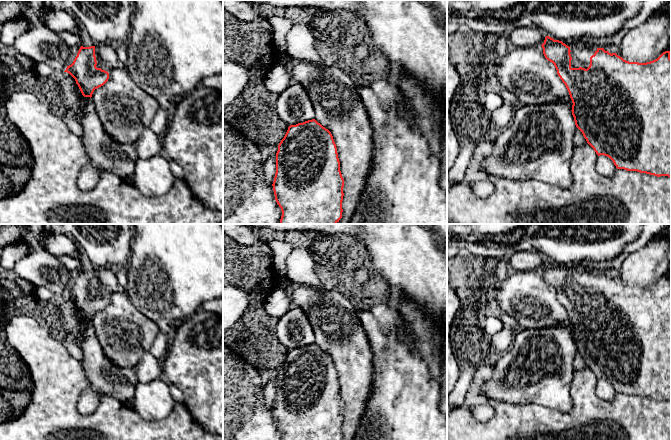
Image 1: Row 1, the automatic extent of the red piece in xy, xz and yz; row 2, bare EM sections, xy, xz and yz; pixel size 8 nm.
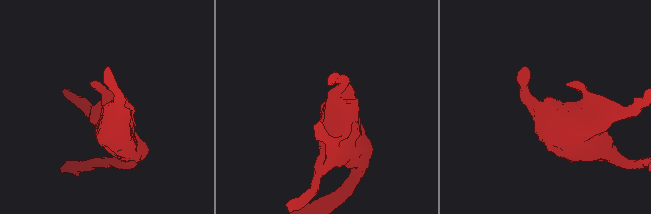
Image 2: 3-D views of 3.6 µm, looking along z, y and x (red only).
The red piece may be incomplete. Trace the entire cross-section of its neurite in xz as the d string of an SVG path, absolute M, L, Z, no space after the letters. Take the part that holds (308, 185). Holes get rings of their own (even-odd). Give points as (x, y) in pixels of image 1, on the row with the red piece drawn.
M315 119L290 125L278 145L276 173L272 186L275 200L282 211L280 224L336 224L339 222L343 212L344 179L331 132Z

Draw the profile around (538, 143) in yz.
M556 101L542 105L523 105L514 110L511 122L493 137L494 150L482 169L492 176L512 180L539 180L562 189L572 185L570 162L574 150L574 117L569 103Z

